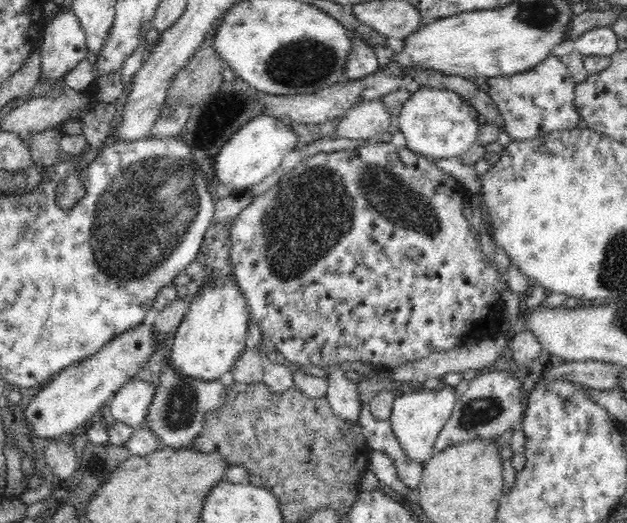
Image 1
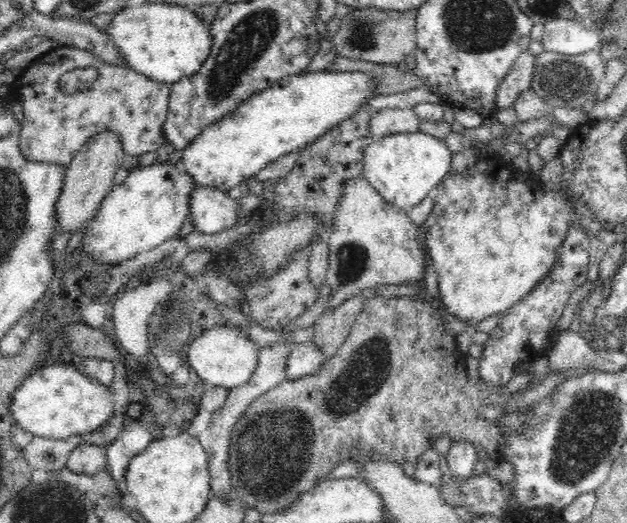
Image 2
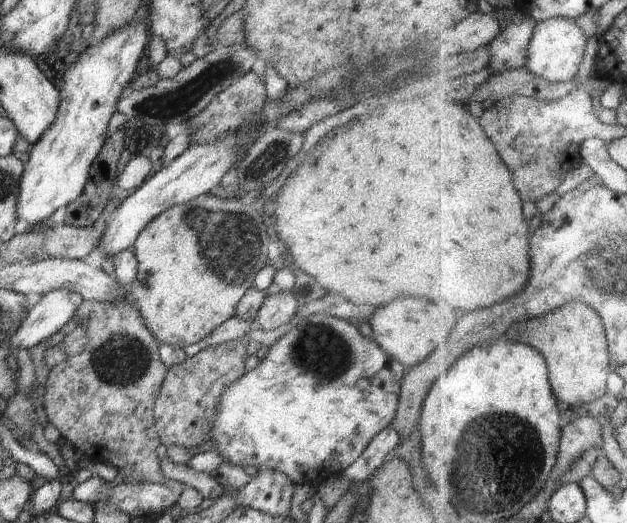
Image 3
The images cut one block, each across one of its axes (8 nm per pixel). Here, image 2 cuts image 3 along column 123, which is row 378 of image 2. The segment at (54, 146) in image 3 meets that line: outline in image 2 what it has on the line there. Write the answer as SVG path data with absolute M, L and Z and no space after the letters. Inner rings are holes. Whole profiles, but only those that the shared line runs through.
M46 366L40 372L34 372L14 390L10 402L10 417L14 417L16 426L34 436L55 439L96 432L114 412L116 406L110 387L98 380L92 381L74 366Z

